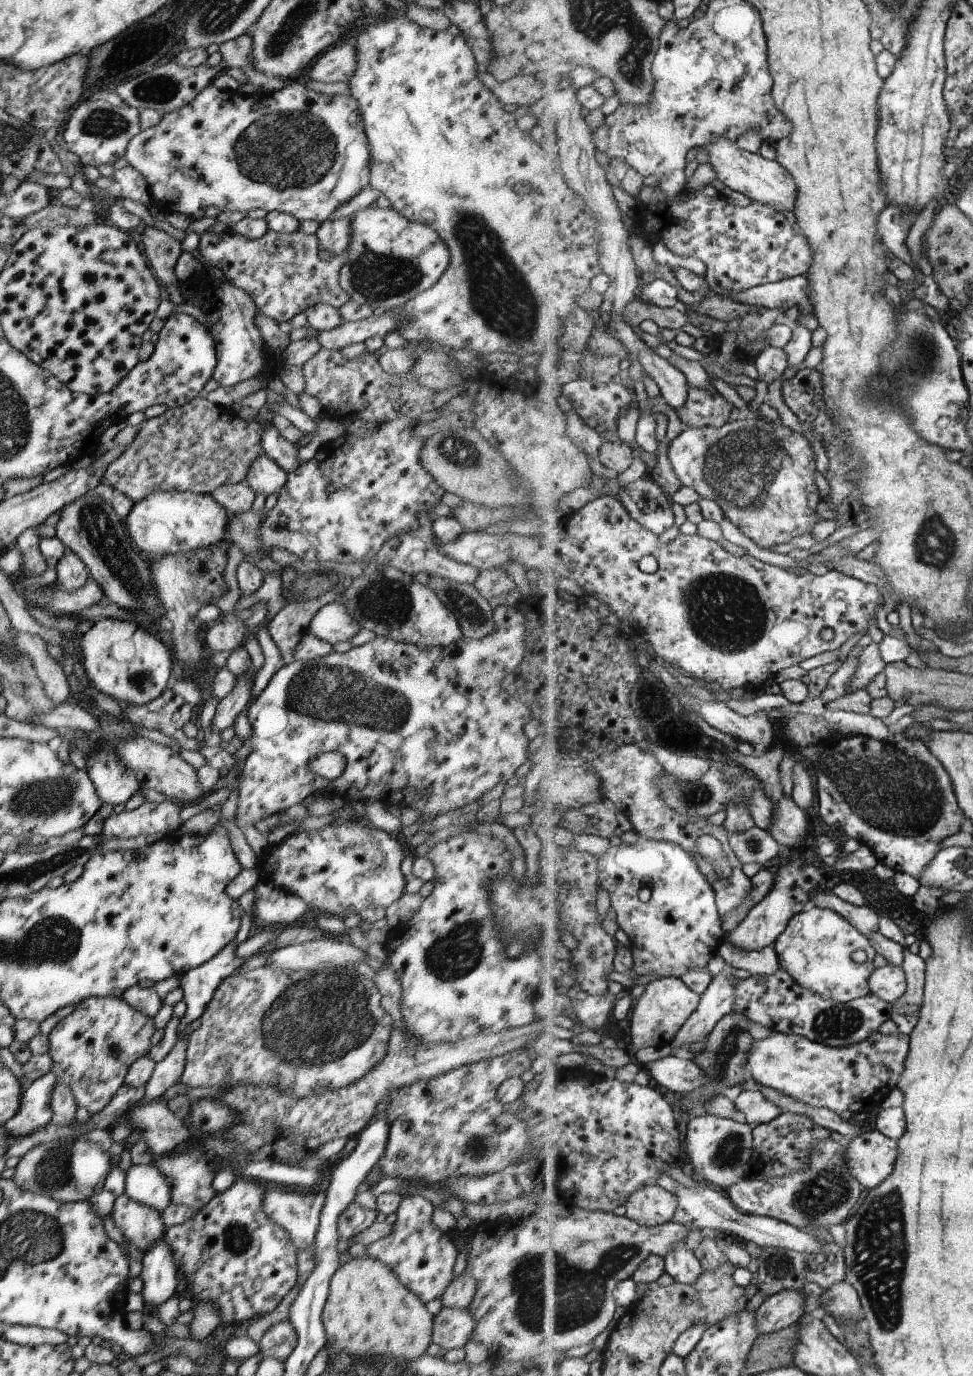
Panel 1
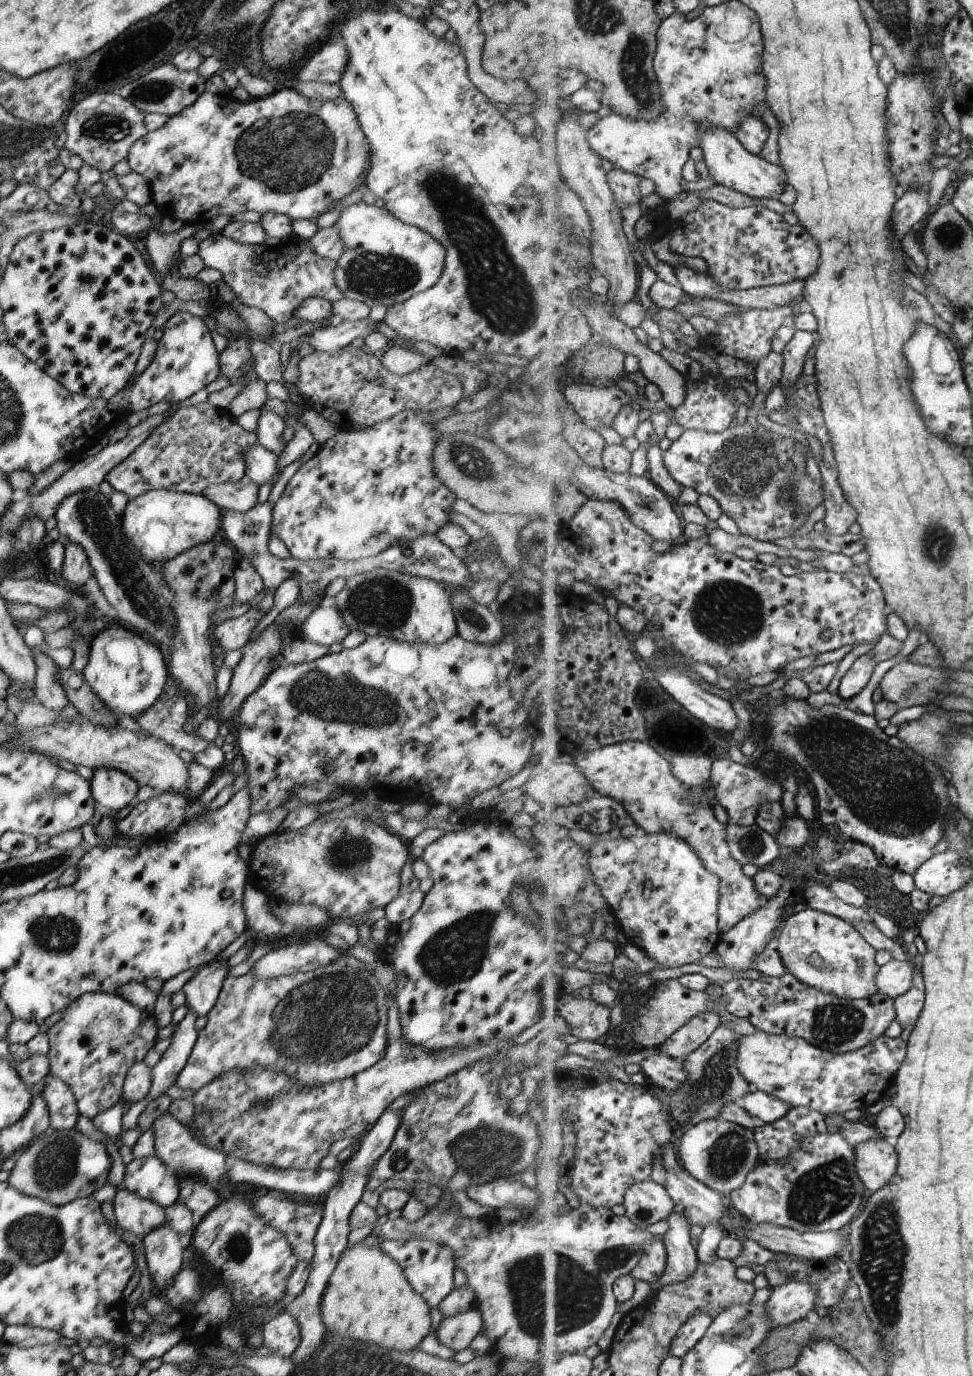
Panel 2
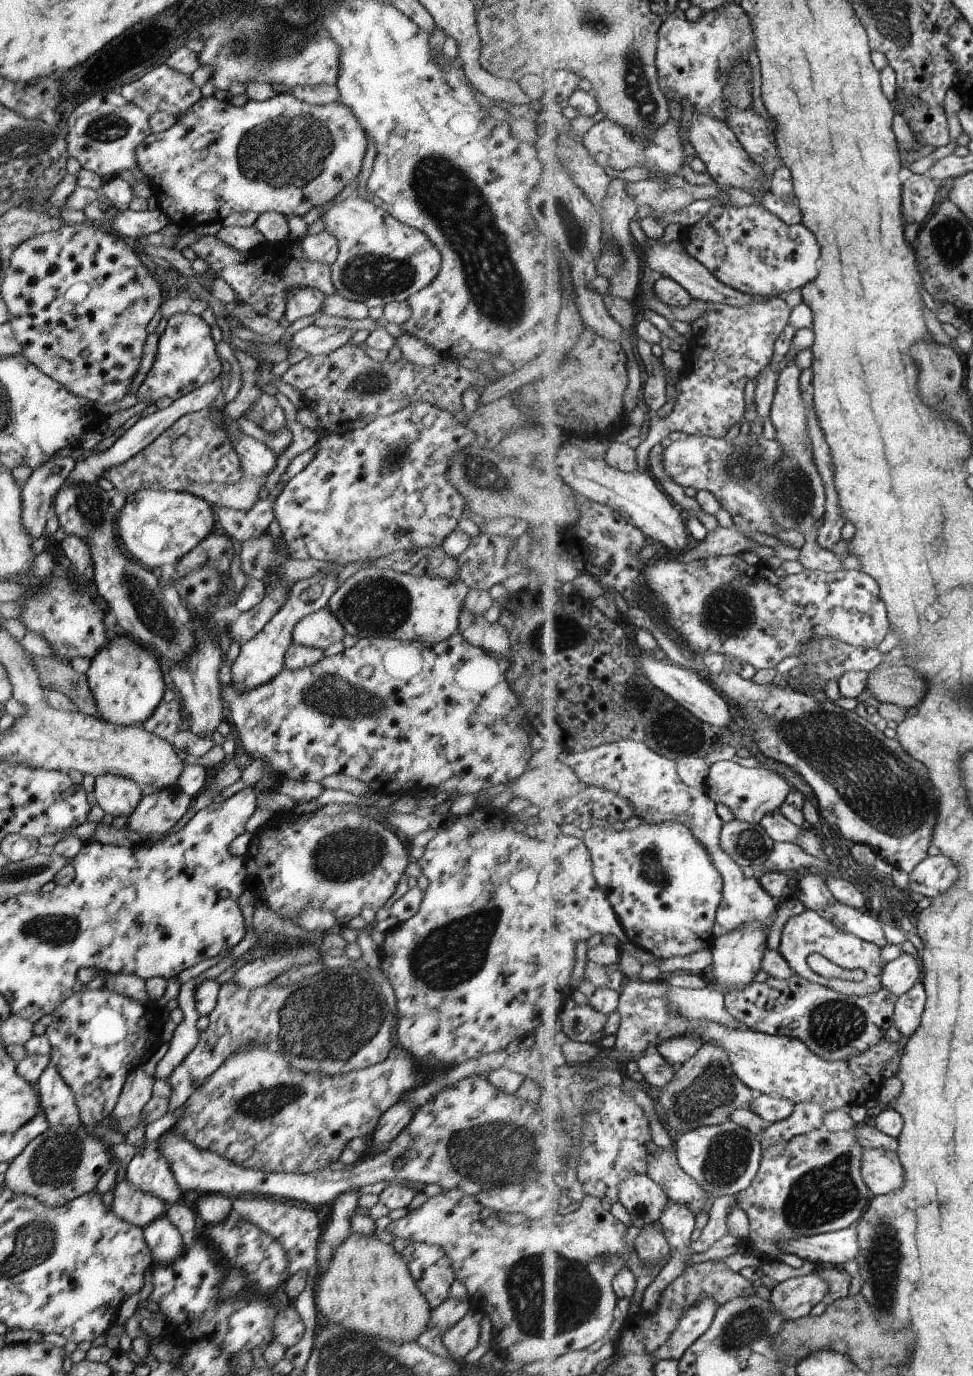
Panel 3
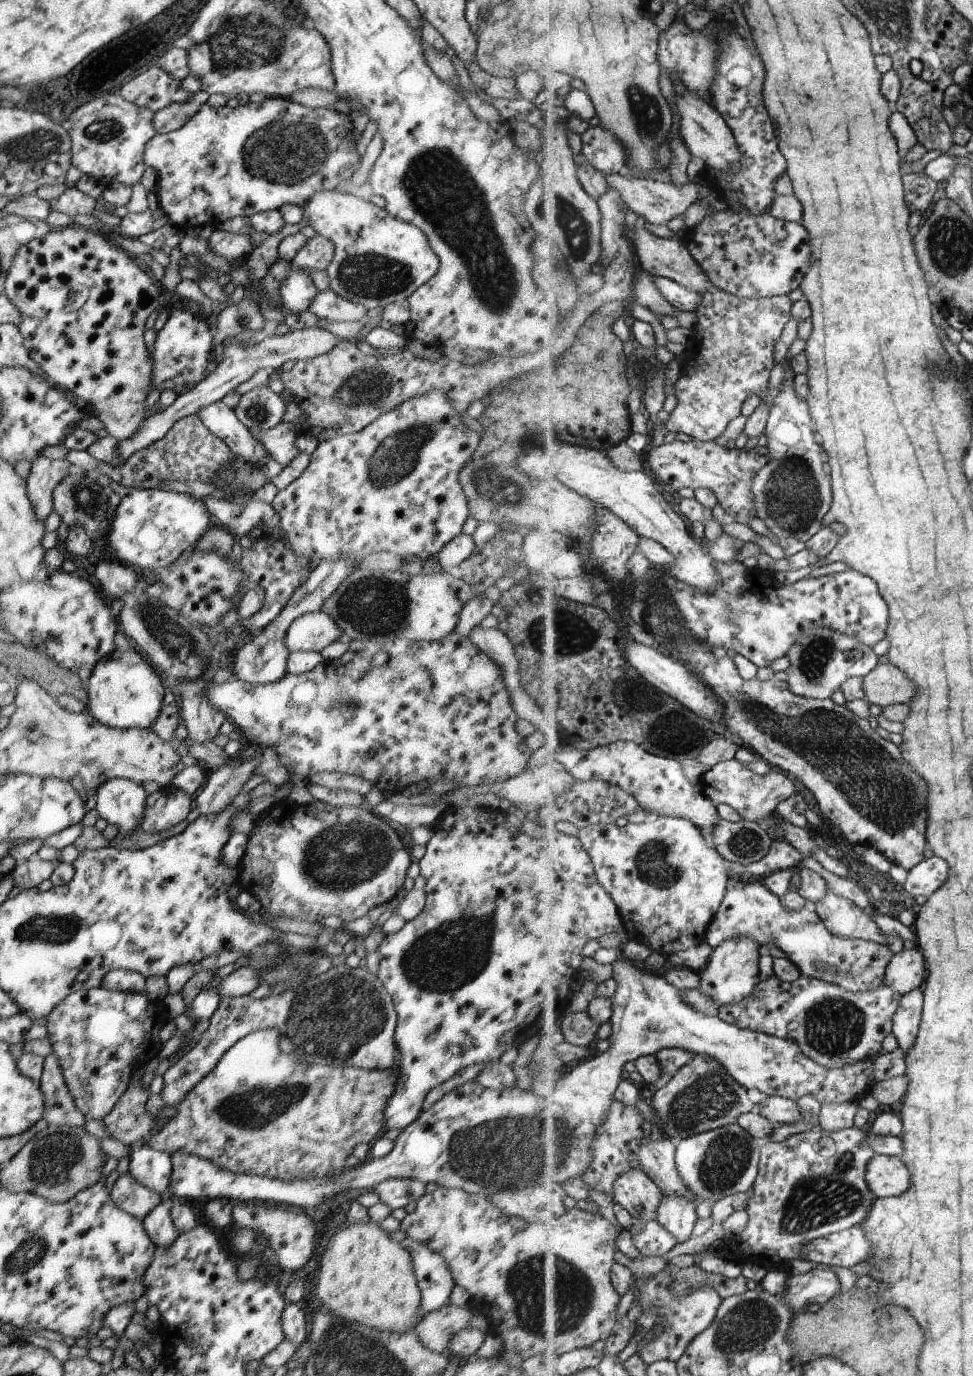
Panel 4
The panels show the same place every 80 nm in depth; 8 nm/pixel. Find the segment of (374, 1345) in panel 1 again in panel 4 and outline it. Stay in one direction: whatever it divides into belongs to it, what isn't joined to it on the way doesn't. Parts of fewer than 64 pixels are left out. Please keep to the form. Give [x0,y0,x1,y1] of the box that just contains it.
[315,1220,422,1334]

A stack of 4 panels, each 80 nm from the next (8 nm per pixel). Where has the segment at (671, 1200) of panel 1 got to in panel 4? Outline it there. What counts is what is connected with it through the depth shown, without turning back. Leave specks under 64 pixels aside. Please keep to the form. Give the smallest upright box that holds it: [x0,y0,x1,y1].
[614,1168,664,1222]

